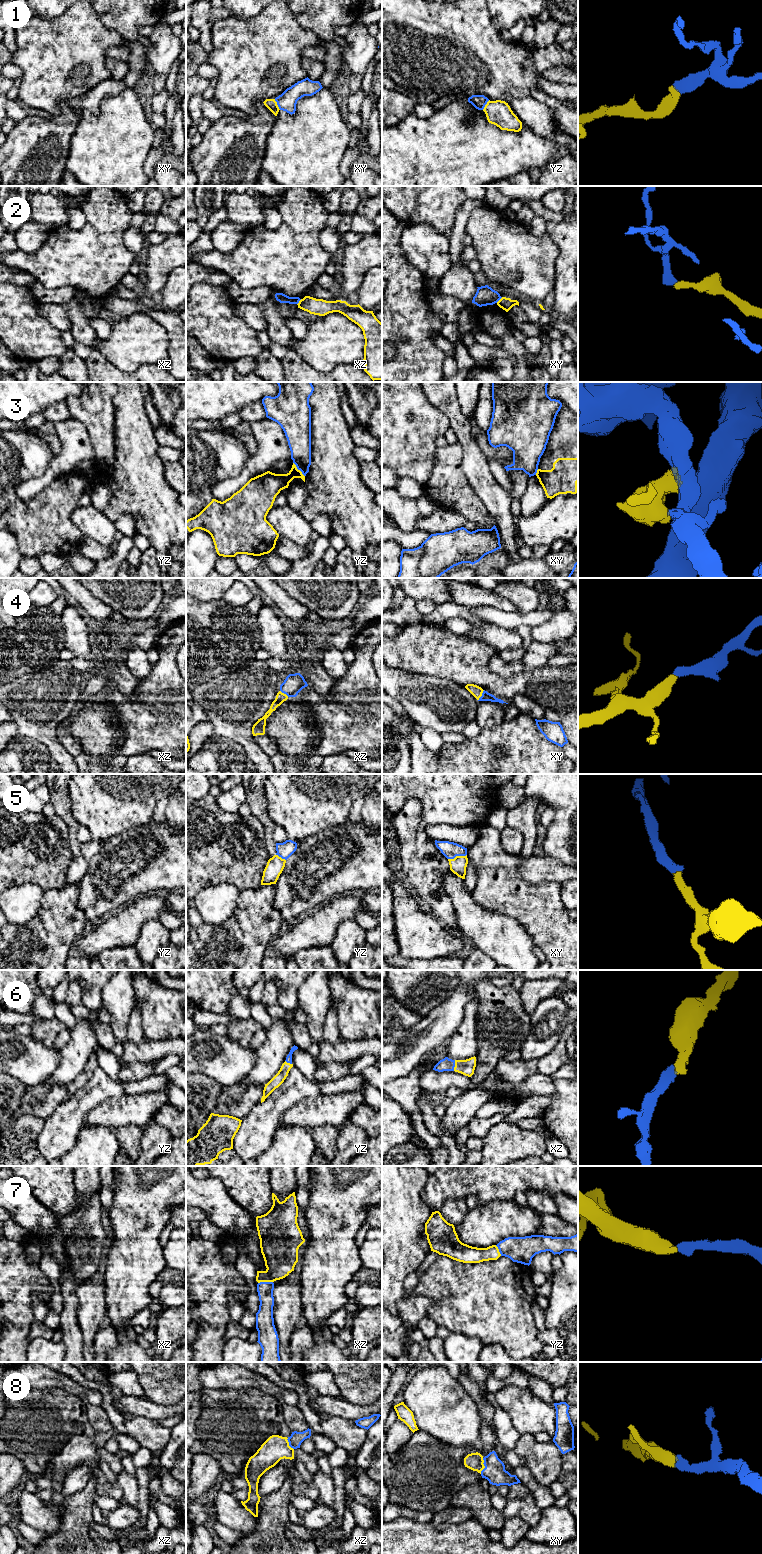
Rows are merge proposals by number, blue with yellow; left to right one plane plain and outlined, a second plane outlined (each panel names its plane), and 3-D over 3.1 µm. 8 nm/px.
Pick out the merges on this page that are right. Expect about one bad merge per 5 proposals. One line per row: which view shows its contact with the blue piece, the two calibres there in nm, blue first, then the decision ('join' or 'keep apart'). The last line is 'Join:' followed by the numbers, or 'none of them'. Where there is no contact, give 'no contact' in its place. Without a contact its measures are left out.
1: contact in xy; calibres 150 and 90 nm; join
2: contact in xy; calibres 160 and 100 nm; keep apart
3: contact in yz; calibres 190 and 180 nm; keep apart
4: contact in xy; calibres 70 and 90 nm; join
5: contact in xy; calibres 140 and 130 nm; join
6: contact in xz; calibres 110 and 130 nm; join
7: contact in xz; calibres 130 and 280 nm; join
8: contact in xy; calibres 170 and 140 nm; join
Join: 1, 4, 5, 6, 7, 8

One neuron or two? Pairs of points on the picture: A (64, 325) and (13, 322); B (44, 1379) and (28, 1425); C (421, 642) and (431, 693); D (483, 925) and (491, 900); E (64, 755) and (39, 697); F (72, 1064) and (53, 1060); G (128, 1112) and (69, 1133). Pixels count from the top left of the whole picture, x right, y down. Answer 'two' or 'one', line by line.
A: two
B: two
C: two
D: two
E: one
F: two
G: two

